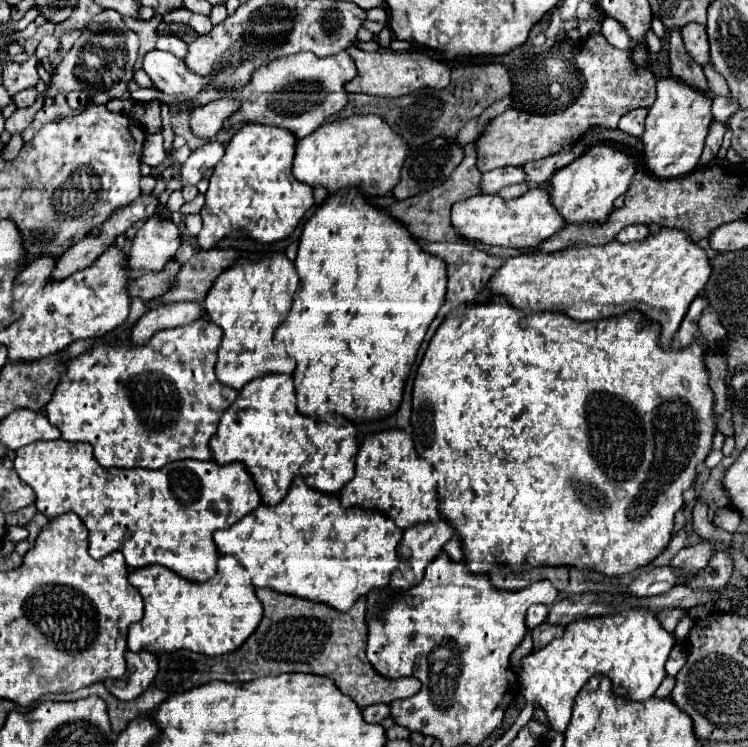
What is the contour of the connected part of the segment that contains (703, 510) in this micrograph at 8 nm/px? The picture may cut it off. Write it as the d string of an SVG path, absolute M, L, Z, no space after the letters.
M697 503L693 509L693 531L703 537L703 539L711 539L711 541L721 541L721 543L729 543L731 535L719 527L715 527L709 517L707 517L707 505L705 503Z

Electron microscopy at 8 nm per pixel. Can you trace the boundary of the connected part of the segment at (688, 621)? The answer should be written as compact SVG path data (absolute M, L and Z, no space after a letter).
M688 616L683 617L674 631L676 637L679 640L686 640L693 625L694 621L691 618Z

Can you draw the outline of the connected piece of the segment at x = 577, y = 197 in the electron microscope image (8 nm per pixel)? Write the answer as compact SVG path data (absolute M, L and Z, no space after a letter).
M593 145L579 159L559 169L551 177L551 197L557 211L567 219L567 223L601 223L613 209L613 201L627 193L631 179L637 171L637 163L631 155L621 153L609 145Z

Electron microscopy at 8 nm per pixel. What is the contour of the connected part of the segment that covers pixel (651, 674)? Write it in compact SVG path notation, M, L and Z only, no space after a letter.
M623 607L617 613L601 617L575 619L565 627L563 637L553 639L541 651L523 657L521 669L521 694L526 700L525 711L534 712L537 701L555 731L565 731L575 705L579 689L593 675L607 675L613 681L613 691L633 701L645 701L655 695L665 673L665 661L675 647L675 637L663 629L657 613L645 613L637 607Z

